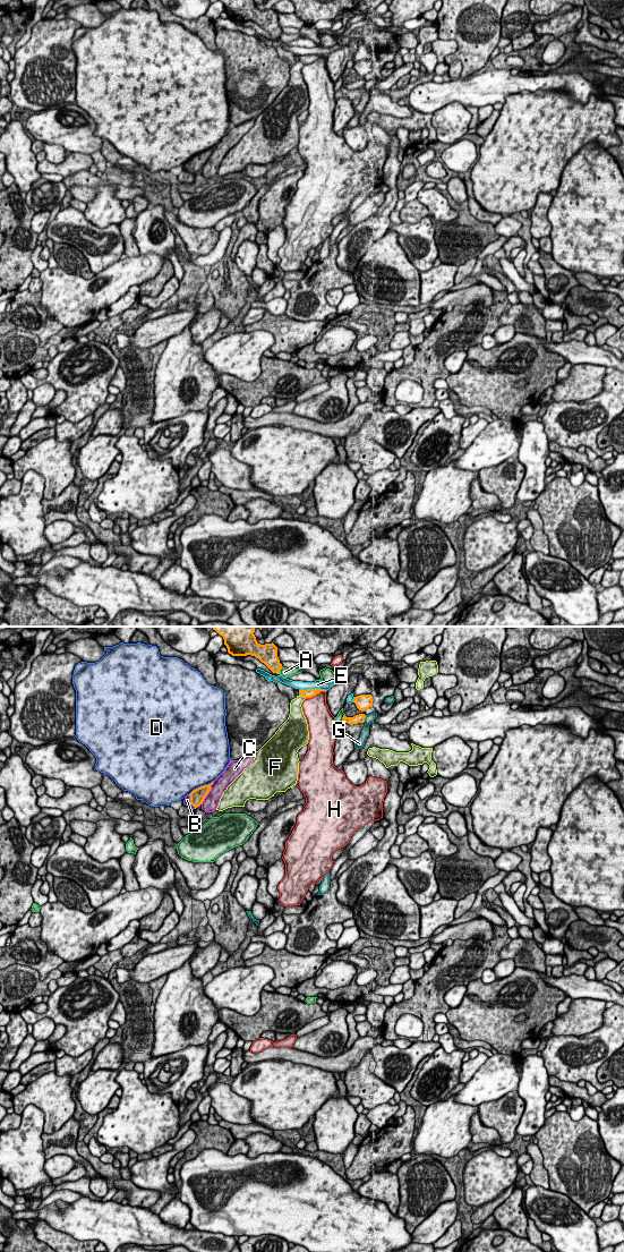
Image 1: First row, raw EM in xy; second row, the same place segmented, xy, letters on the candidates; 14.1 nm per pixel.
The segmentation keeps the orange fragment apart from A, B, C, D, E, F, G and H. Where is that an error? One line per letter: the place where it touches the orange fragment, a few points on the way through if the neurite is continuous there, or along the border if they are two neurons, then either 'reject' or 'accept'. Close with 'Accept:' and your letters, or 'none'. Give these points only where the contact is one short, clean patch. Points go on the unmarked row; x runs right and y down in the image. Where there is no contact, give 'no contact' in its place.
A: xy (280, 34) | reject
B: xy (190, 167) | across xy (197, 161), (190, 167), (187, 165) | accept
C: xy (207, 159) | reject
D: xy (201, 152) | reject
E: xy (313, 54) | reject
F: xy (302, 61) | reject
G: xy (365, 83) | reject
H: xy (315, 60) | reject
Accept: B

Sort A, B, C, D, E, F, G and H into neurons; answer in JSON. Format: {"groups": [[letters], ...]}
{"groups": [["A"], ["B"], ["C"], ["D"], ["E"], ["F"], ["G"], ["H"]]}

